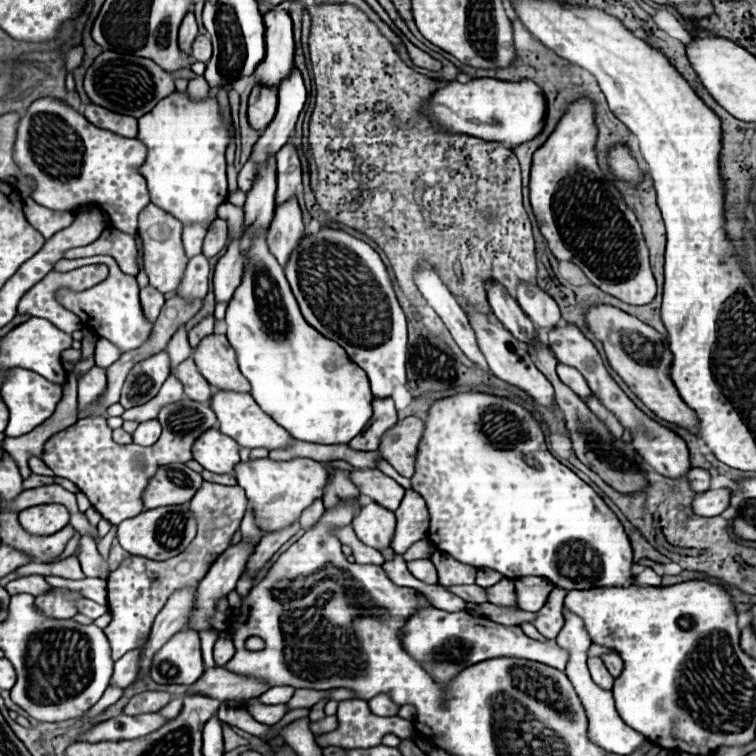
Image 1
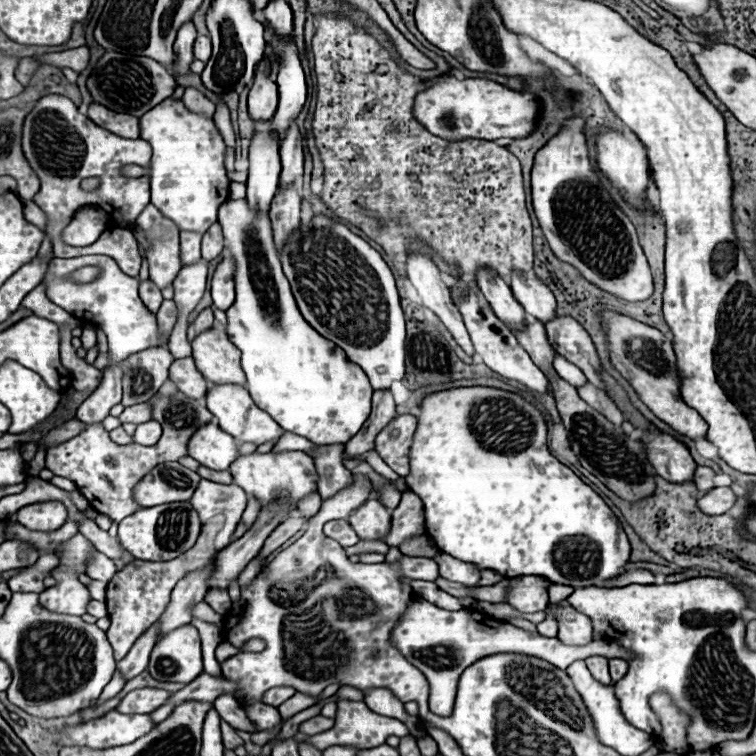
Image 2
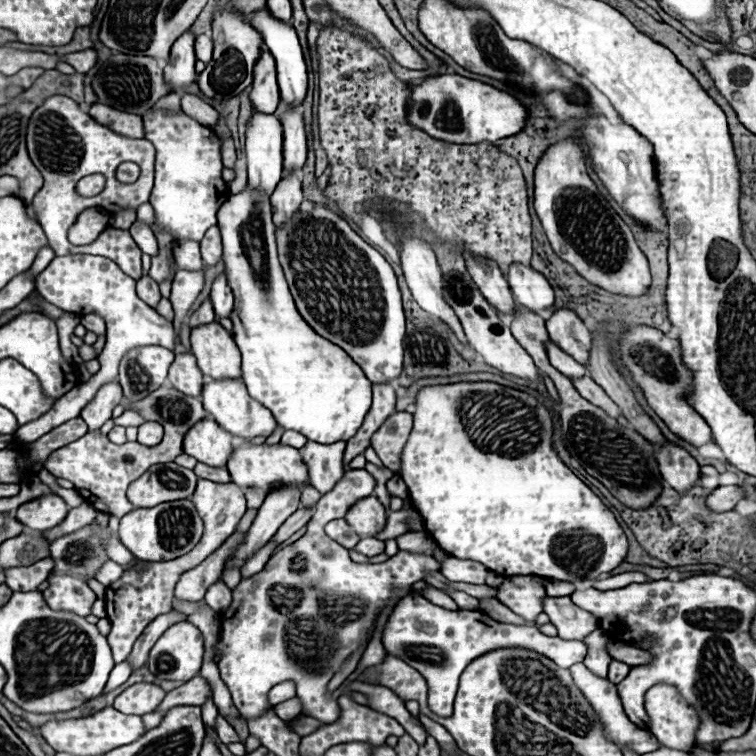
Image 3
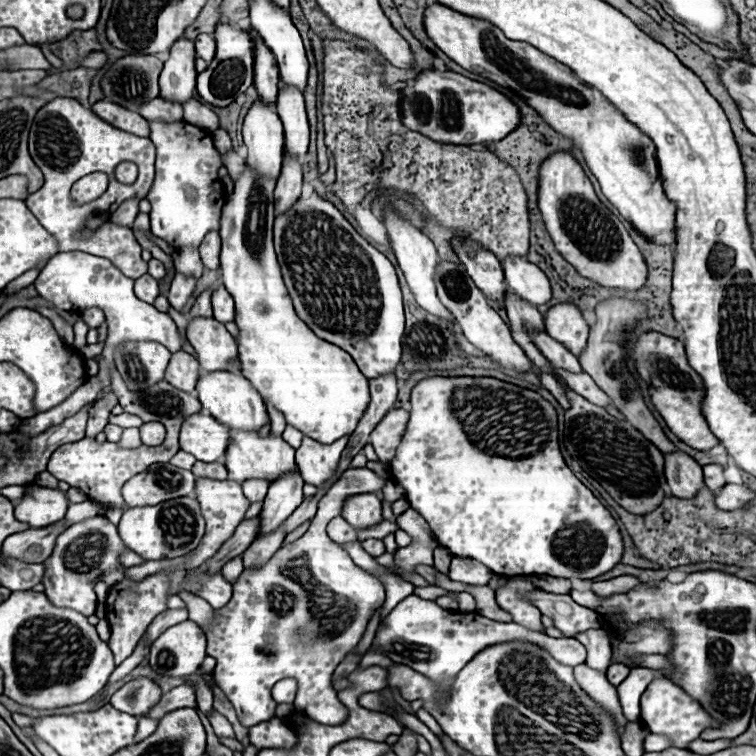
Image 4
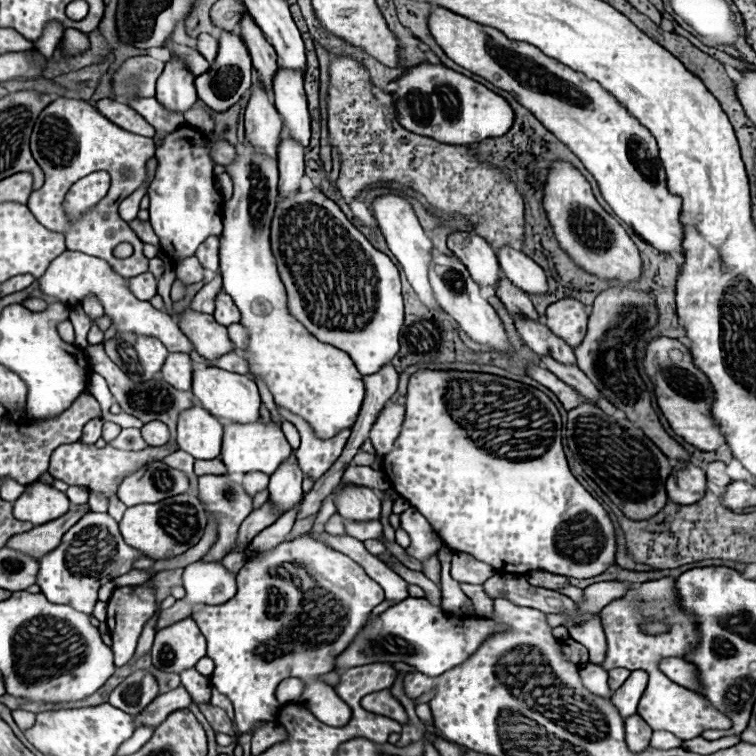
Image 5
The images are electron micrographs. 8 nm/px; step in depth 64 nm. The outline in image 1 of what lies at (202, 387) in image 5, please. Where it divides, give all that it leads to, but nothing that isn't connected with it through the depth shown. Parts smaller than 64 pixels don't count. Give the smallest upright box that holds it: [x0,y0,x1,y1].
[210,390,292,450]

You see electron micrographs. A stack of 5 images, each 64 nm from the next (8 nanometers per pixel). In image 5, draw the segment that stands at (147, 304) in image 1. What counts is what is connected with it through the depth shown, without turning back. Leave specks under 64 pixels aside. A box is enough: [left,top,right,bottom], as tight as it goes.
[126,272,156,300]

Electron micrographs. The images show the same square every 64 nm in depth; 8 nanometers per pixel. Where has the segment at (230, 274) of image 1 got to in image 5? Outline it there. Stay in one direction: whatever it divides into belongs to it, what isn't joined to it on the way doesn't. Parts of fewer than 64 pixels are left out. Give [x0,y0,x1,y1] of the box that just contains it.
[214,294,240,326]

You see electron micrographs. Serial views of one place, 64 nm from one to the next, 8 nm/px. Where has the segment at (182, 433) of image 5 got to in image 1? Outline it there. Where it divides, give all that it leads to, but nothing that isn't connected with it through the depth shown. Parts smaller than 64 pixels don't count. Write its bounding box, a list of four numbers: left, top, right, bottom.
[192,428,240,474]

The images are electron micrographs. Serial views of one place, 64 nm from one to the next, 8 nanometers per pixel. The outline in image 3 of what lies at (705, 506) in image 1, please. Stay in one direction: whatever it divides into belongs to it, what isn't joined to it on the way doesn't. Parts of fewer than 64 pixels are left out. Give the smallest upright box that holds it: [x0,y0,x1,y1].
[708,486,746,512]

